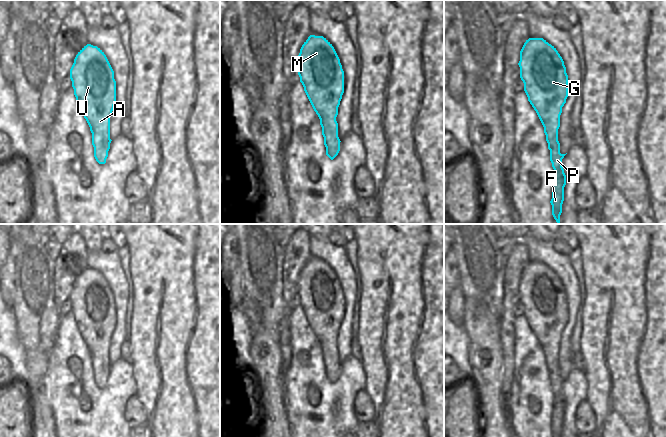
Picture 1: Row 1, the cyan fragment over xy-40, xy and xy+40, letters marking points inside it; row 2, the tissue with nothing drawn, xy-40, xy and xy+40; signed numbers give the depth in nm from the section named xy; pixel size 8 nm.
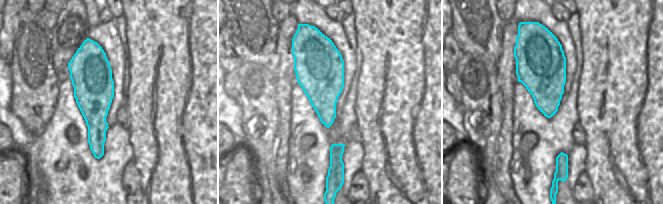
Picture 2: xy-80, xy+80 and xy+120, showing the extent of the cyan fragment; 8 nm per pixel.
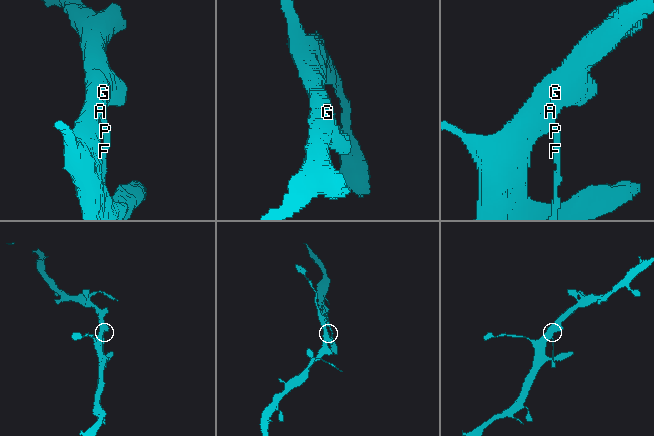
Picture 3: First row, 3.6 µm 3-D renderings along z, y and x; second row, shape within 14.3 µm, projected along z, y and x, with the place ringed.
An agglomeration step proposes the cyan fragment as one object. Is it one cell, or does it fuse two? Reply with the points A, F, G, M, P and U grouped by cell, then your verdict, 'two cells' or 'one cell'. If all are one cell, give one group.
groups A G M U / F P; two cells

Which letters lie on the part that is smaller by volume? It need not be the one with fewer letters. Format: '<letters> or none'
F, P

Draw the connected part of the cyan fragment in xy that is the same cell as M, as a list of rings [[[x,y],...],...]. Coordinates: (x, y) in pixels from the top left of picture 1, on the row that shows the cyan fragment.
[[[310,35],[298,55],[298,75],[320,119],[326,155],[338,155],[338,107],[344,93],[344,71],[332,44],[323,36]]]

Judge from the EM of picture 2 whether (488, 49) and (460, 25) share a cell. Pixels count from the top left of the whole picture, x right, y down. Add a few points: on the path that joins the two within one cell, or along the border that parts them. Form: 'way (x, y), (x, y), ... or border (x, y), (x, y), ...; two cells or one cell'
way (481, 45), (467, 32); one cell

